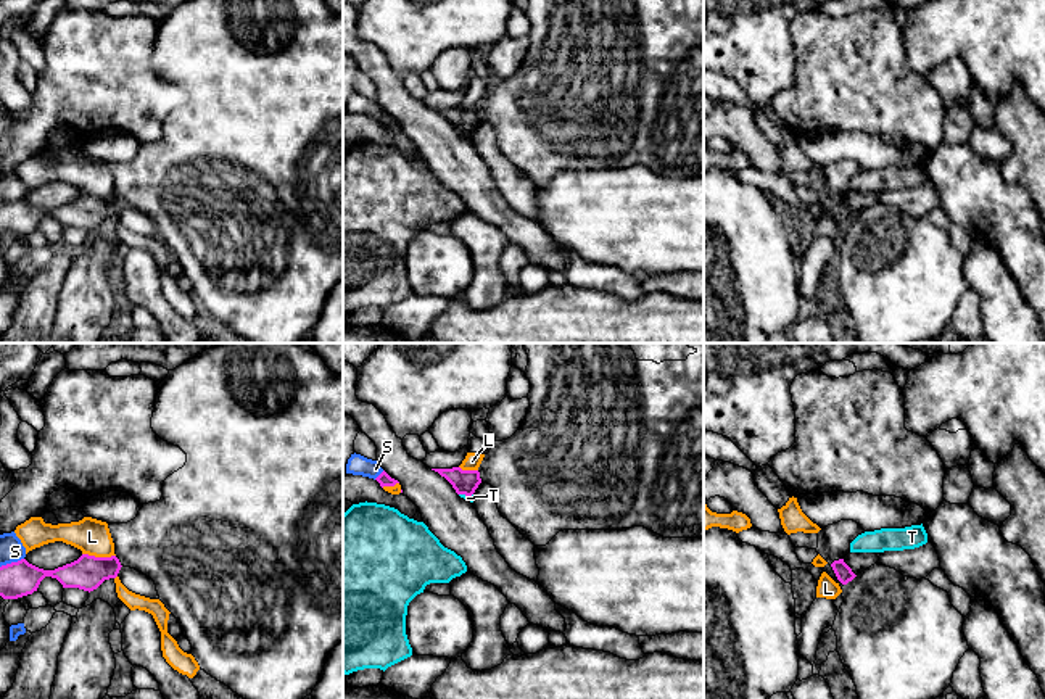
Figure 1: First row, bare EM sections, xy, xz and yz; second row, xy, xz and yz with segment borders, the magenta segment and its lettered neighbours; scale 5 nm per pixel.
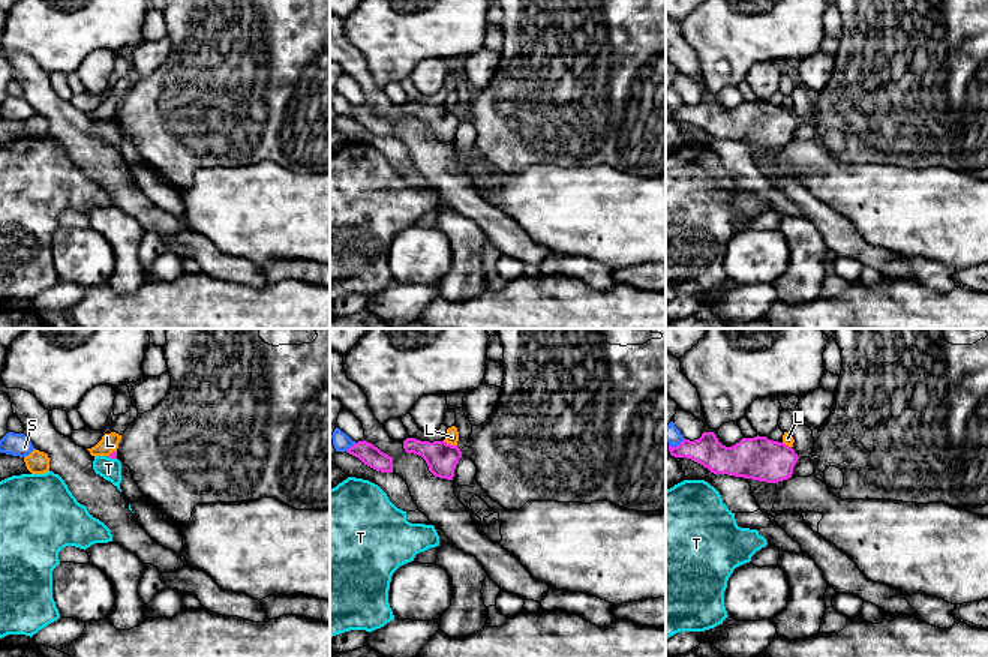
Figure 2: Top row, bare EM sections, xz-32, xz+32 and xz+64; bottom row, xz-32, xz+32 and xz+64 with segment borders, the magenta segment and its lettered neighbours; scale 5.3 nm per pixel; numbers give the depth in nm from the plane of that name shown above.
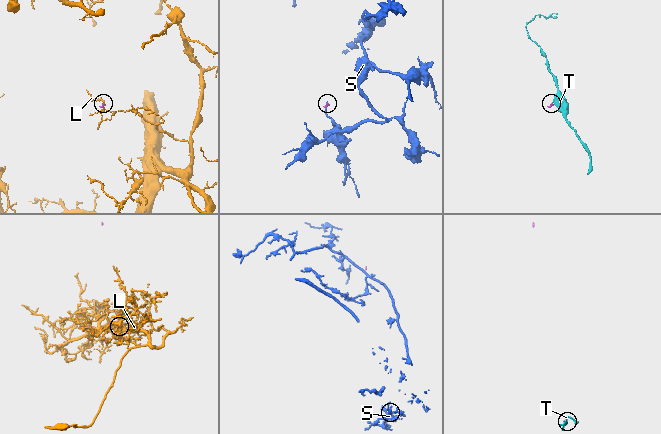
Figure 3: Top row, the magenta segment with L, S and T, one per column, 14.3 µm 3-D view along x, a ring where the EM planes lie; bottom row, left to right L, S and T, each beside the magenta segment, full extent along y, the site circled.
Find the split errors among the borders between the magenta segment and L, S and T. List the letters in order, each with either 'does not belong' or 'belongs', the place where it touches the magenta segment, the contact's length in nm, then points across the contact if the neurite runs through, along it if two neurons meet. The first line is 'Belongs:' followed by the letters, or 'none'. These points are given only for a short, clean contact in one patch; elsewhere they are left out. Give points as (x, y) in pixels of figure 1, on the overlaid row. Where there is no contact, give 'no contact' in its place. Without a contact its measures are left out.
Belongs: none
L: does not belong | xy (99, 558) | 170 nm
S: does not belong | xy (12, 562) | 130 nm | along xy (23, 558), (0, 567)
T: does not belong | xz (466, 495) | 70 nm | along xz (459, 493), (472, 495)

